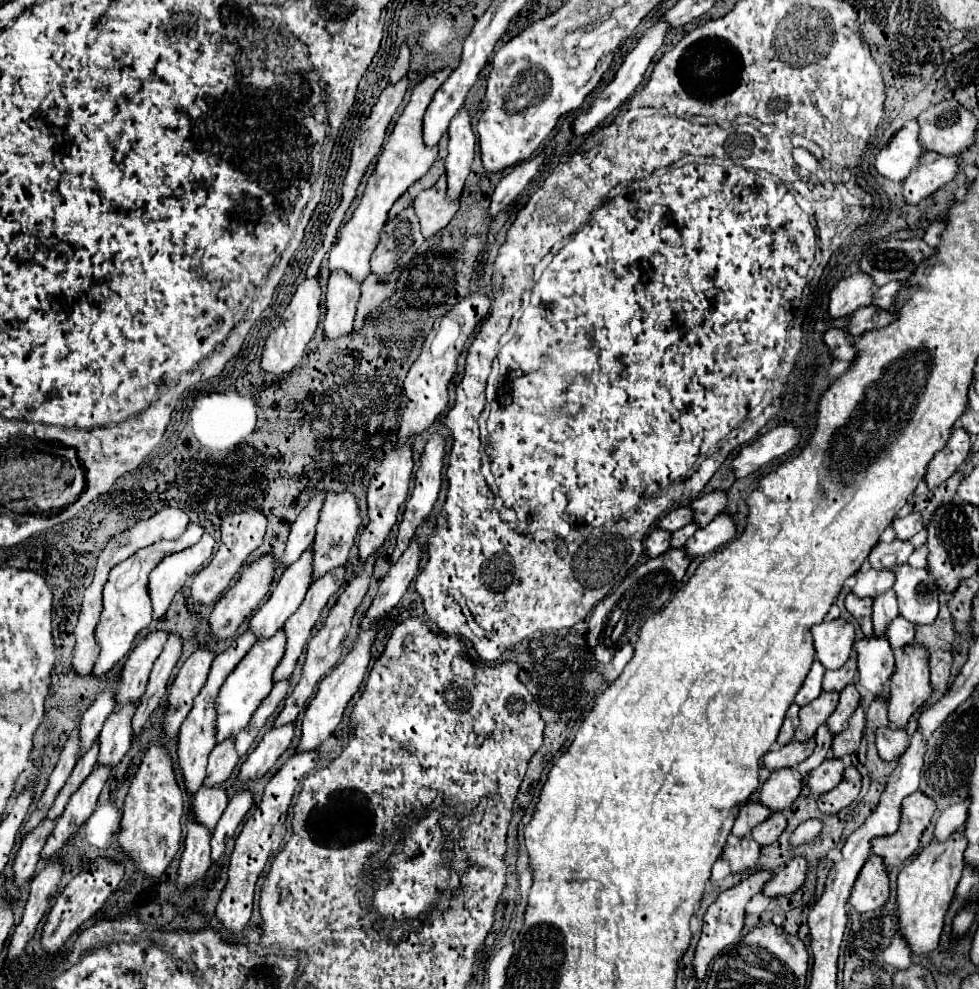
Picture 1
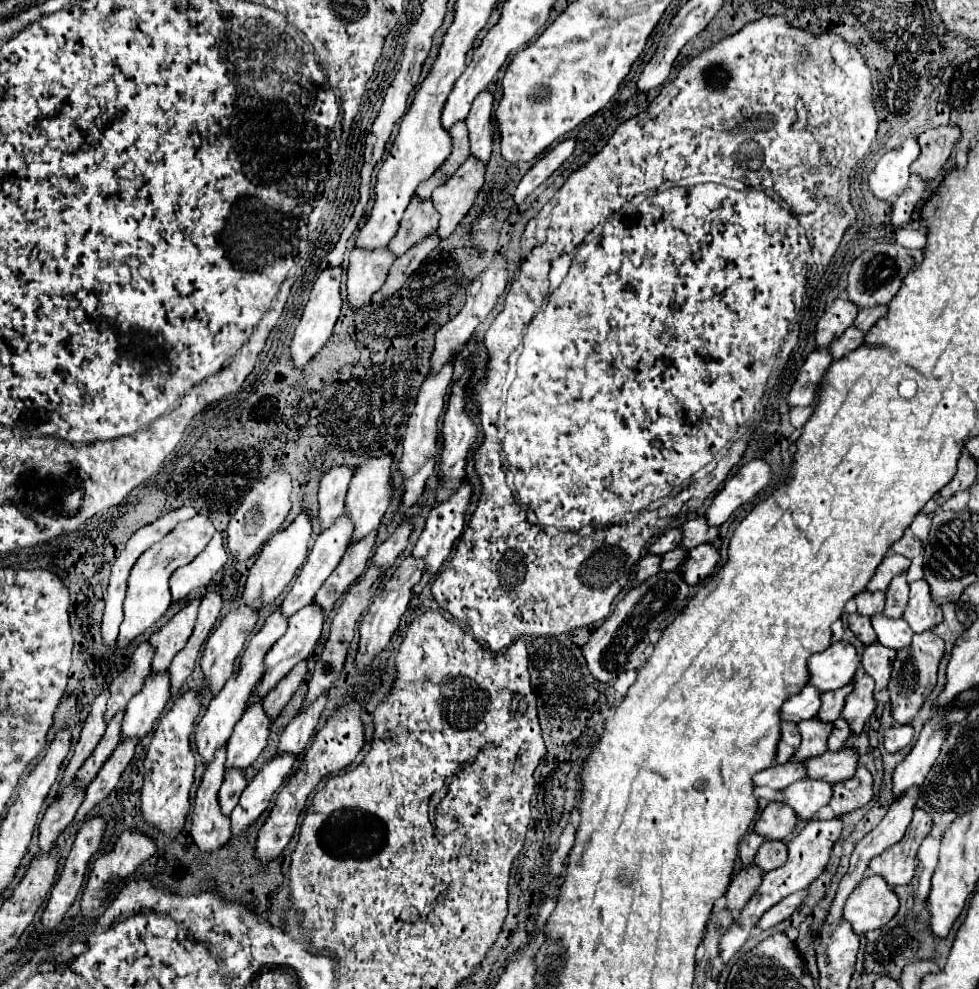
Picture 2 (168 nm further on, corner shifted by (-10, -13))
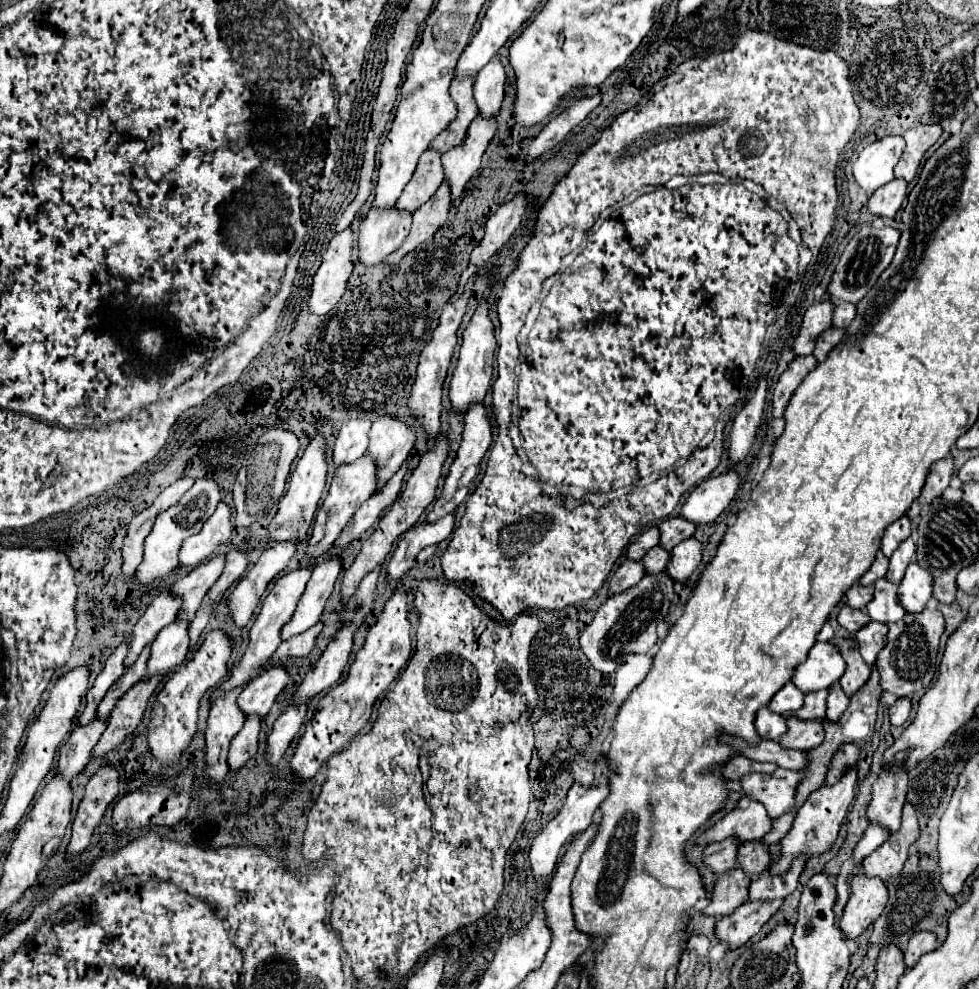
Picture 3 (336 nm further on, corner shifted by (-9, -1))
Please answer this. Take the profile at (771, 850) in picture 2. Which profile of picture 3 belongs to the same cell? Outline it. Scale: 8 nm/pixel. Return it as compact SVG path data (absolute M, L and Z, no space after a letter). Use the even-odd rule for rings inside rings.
M761 839L747 841L739 849L739 865L749 873L749 875L759 875L763 873L771 863L771 853L769 847L761 843Z

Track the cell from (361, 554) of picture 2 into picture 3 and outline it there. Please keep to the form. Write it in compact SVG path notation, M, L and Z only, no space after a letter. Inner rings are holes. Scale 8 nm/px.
M403 463L403 469L399 469L399 473L395 473L395 477L389 481L389 485L385 485L379 493L375 493L373 497L369 497L357 511L355 517L351 517L351 521L347 523L347 527L343 529L341 537L335 541L337 551L341 553L345 549L345 545L349 545L351 541L361 539L361 535L375 525L375 521L381 517L381 513L393 505L393 501L399 497L401 493L401 483L403 483L403 475L407 471L407 463Z

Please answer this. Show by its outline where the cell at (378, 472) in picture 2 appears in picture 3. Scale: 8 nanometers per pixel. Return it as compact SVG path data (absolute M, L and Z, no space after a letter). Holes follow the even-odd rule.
M383 417L373 423L369 431L367 455L375 461L377 467L375 491L385 487L387 481L401 469L413 443L415 443L415 433L407 423L391 417Z

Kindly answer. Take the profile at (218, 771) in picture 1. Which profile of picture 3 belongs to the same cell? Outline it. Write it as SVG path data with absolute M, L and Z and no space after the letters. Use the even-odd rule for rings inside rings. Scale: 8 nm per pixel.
M267 667L263 671L263 677L257 677L255 681L251 681L239 695L237 705L243 711L245 717L259 717L259 721L263 721L271 709L271 705L275 703L275 697L283 691L283 687L287 685L289 675L283 667Z

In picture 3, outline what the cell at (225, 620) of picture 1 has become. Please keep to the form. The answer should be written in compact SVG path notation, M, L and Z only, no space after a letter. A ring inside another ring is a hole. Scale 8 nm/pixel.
M317 433L317 437L311 441L309 449L305 449L303 457L297 463L295 473L291 475L291 483L287 493L279 499L279 511L273 517L273 521L267 527L267 541L271 543L283 543L283 541L291 541L295 545L303 543L303 539L307 539L309 527L313 523L323 487L325 487L325 475L327 475L327 461L325 461L325 437L321 433Z

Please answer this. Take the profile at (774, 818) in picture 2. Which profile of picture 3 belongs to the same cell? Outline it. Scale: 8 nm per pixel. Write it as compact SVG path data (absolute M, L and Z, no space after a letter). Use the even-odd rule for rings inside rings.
M751 801L747 809L733 809L717 825L713 825L701 839L699 845L717 843L725 837L739 837L743 843L765 837L773 827L773 819L767 815L759 801Z

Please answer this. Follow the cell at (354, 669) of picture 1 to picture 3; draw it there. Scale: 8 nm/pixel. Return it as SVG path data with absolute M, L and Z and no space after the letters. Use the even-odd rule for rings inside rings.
M451 513L443 517L443 521L421 523L419 527L409 529L387 563L387 583L399 583L413 569L419 551L423 551L429 545L437 545L439 541L445 541L451 535L453 525L455 517Z

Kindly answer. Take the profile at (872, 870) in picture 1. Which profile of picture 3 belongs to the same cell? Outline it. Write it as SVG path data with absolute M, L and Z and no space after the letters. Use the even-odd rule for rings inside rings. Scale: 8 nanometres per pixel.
M855 875L851 879L851 897L845 905L841 917L841 929L847 933L849 939L861 935L885 909L889 899L887 887L881 879Z

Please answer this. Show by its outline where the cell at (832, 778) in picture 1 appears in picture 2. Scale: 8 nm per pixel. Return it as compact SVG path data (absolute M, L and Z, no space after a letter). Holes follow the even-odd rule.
M804 779L788 785L788 789L782 791L780 803L792 807L798 819L808 821L818 813L820 807L828 805L830 797L832 797L832 785L824 781Z

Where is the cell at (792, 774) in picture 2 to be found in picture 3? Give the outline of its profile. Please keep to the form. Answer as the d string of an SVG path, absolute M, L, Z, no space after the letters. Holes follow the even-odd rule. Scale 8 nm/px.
M739 755L739 757L733 757L733 759L729 761L729 765L725 765L723 773L725 773L727 779L731 779L731 781L739 781L739 777L747 777L747 775L755 773L753 763L755 763L755 761L751 761L751 759Z

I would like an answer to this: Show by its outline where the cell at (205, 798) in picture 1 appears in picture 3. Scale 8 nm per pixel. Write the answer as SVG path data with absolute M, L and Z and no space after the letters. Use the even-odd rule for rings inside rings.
M249 717L243 729L233 737L229 745L229 755L227 755L231 773L239 773L239 769L243 769L245 763L257 753L259 729L261 729L261 721L257 717Z

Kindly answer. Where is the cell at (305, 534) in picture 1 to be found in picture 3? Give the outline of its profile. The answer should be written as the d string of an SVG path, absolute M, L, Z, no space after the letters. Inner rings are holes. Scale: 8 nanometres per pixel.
M351 419L341 427L339 437L333 445L335 469L339 469L341 465L349 465L351 461L357 461L367 451L369 429L371 429L371 421L367 419Z

